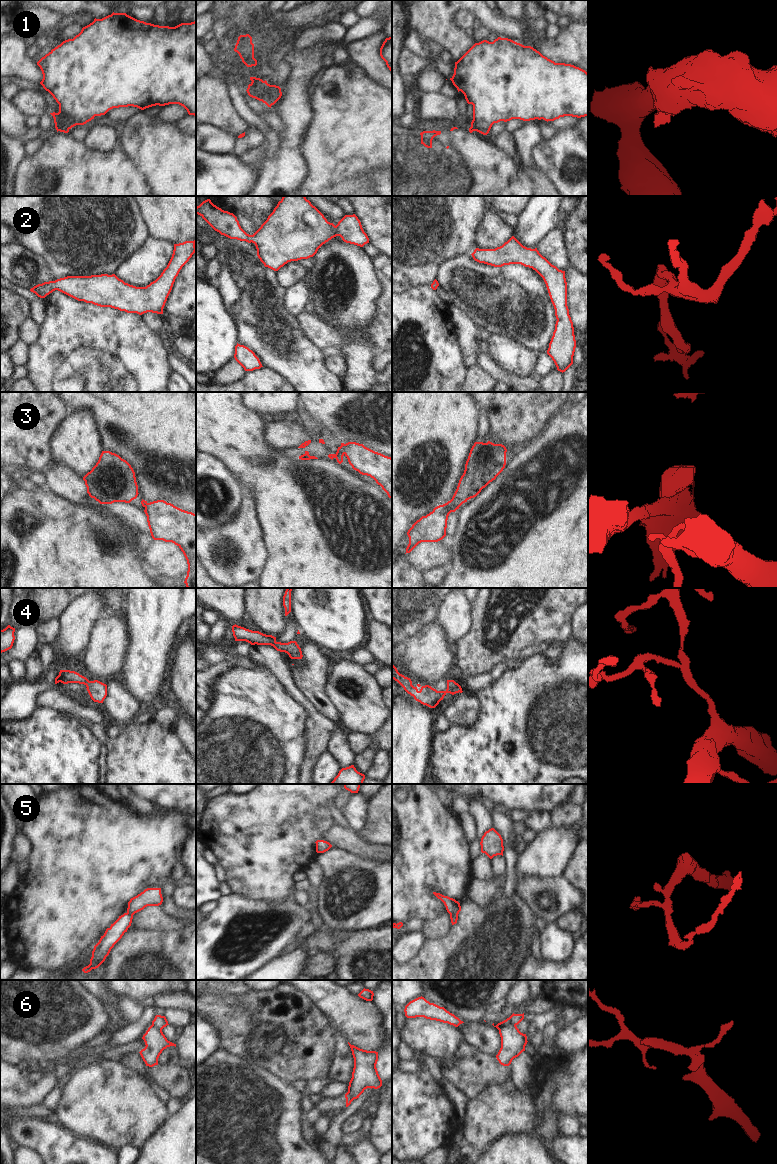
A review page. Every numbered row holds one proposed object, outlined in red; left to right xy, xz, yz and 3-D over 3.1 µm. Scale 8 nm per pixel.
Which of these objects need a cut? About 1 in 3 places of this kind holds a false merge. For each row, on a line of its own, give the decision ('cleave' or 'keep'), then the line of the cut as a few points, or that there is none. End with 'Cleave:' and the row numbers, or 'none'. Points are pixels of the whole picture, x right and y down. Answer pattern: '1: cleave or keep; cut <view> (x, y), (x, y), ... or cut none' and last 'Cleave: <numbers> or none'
1: cleave; cut xy (56, 128), (66, 128), (68, 130)
2: keep; cut none
3: cleave; cut yz (446, 503), (453, 511)
4: keep; cut none
5: cleave; cut yz (457, 913), (450, 915)
6: cleave; cut yz (515, 1024), (504, 1026), (499, 1030)
Cleave: 1, 3, 5, 6

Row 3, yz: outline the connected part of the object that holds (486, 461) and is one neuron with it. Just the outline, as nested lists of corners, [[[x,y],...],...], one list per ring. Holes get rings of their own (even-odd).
[[[475,442],[472,446],[465,470],[457,489],[447,504],[455,512],[469,499],[476,497],[483,488],[503,471],[507,449],[502,444]]]

